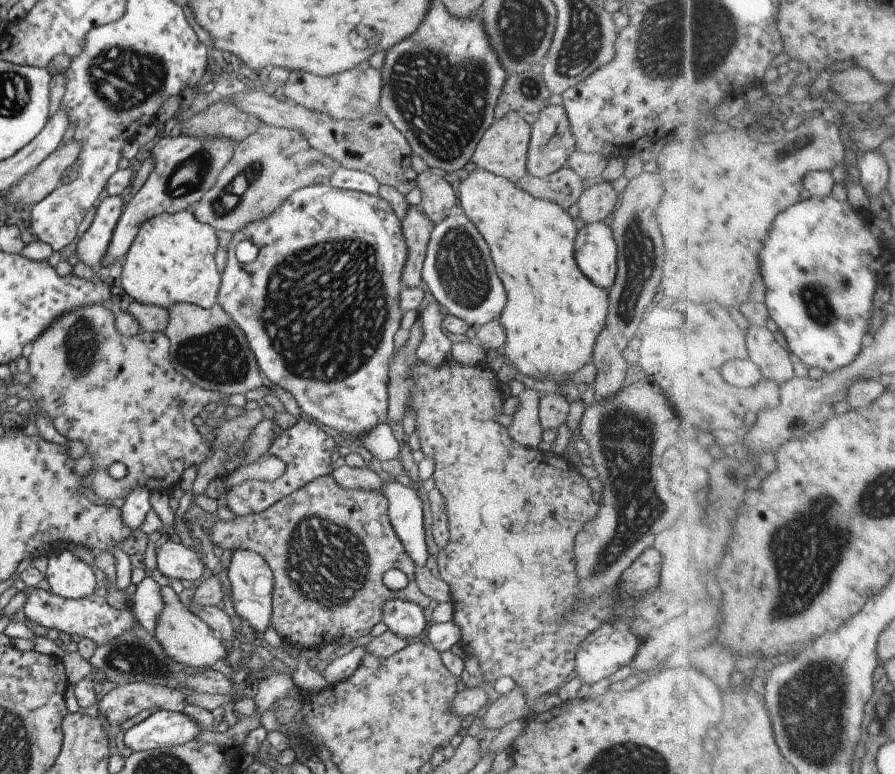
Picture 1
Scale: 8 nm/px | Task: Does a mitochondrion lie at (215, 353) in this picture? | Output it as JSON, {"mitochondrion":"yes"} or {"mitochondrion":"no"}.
{"mitochondrion":"yes"}

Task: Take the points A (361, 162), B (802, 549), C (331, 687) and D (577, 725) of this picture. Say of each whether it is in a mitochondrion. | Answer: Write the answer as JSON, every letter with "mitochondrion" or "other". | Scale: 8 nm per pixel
{"A":"other","B":"mitochondrion","C":"other","D":"other"}

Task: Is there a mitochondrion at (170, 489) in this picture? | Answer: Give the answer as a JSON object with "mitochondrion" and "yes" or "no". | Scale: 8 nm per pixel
{"mitochondrion":"no"}

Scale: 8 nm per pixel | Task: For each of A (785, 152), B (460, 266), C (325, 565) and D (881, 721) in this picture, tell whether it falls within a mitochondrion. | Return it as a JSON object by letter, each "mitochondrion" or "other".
{"A":"other","B":"mitochondrion","C":"mitochondrion","D":"other"}

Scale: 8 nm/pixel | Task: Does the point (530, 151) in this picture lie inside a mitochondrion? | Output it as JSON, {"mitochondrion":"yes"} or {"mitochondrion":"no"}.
{"mitochondrion":"no"}

